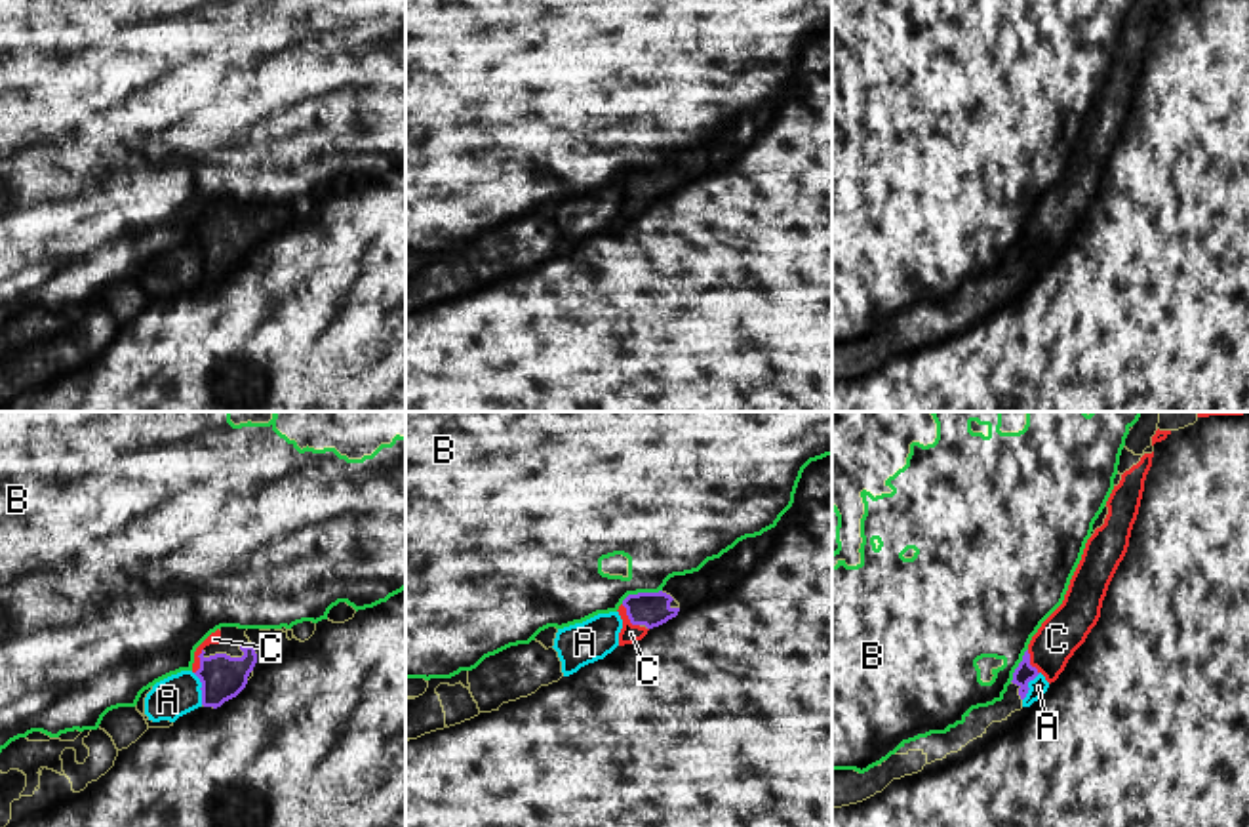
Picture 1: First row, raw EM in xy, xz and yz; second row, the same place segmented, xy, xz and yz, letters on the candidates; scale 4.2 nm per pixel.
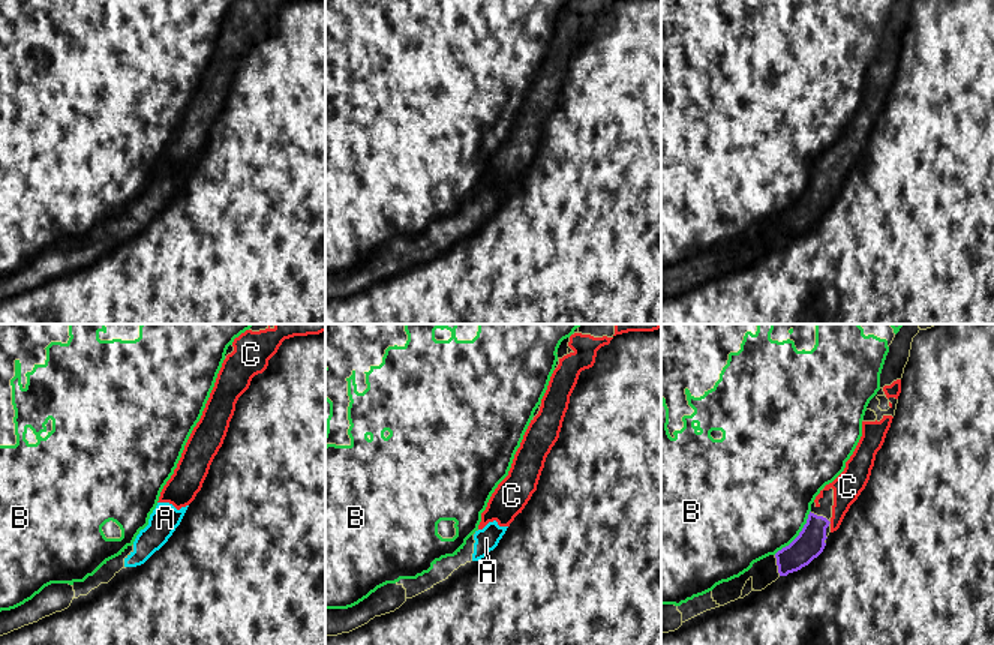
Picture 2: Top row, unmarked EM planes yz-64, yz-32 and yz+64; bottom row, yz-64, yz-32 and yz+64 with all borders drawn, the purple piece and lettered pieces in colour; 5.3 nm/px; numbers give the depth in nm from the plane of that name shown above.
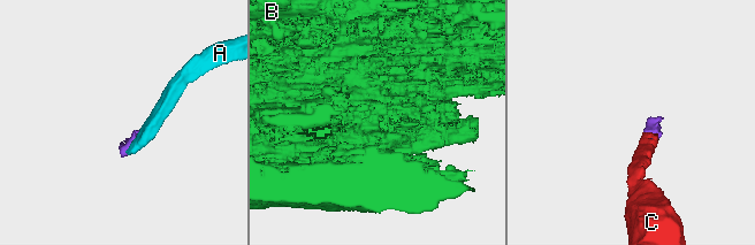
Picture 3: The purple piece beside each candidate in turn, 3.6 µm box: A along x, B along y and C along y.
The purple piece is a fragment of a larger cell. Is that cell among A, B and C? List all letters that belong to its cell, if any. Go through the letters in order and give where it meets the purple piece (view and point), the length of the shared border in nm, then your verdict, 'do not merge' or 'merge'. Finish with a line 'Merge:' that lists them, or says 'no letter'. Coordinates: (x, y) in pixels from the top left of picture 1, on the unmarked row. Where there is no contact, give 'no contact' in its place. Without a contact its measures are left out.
A: meets purple in xy at (200, 262); contact 140 nm long; do not merge
B: meets purple in xz at (640, 166); contact 190 nm long; do not merge
C: meets purple in xz at (629, 191); contact 120 nm long; merge
Merge: C

